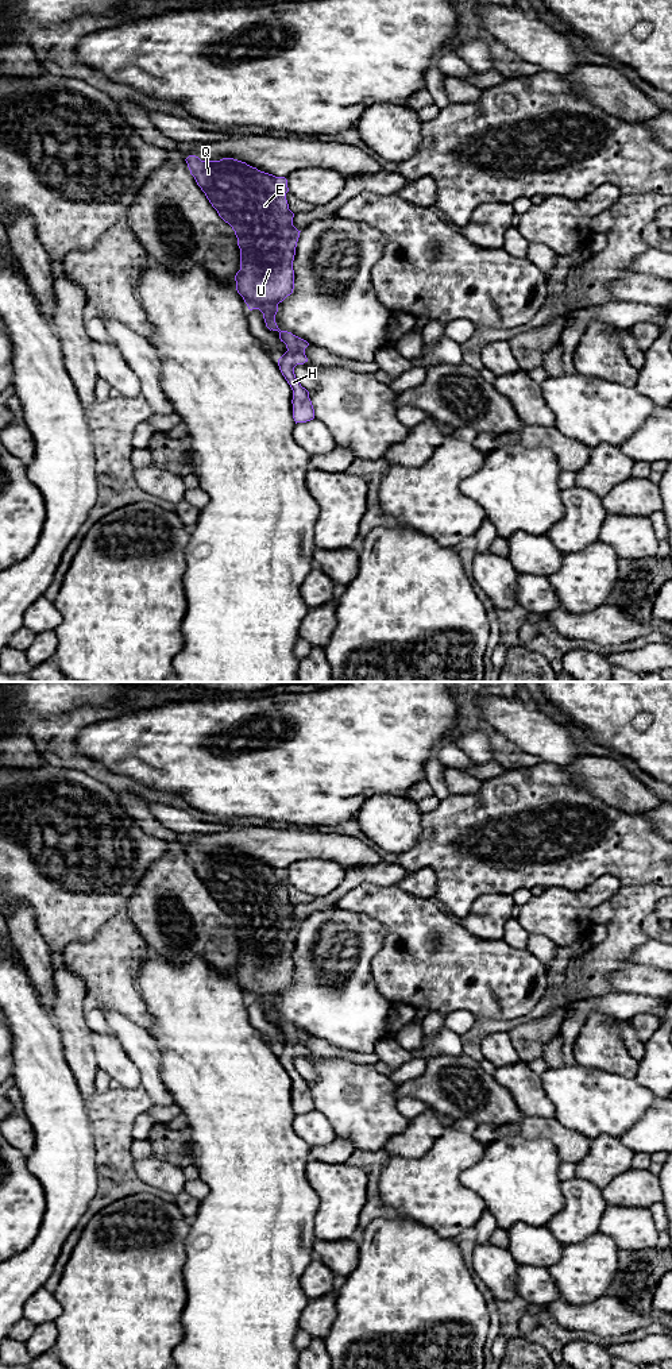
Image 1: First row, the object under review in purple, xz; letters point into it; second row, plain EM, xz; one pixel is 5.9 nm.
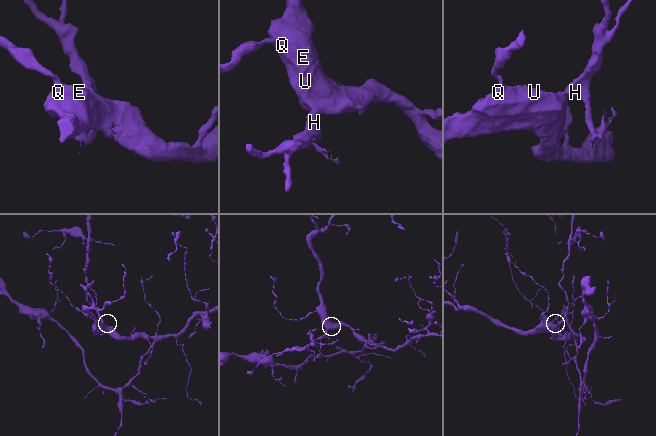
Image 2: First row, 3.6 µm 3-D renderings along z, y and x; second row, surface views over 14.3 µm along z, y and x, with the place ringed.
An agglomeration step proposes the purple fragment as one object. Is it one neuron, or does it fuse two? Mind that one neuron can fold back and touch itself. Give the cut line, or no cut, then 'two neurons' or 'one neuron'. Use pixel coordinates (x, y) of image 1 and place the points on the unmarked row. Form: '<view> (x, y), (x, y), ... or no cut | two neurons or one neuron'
no cut | one neuron

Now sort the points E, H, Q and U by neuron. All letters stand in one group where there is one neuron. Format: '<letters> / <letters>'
E H Q U

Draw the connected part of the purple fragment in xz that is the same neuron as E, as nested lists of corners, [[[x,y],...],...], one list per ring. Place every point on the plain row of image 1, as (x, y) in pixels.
[[[189,847],[185,852],[197,876],[237,929],[237,984],[250,1002],[263,1004],[266,1018],[278,1022],[286,1036],[287,1042],[278,1050],[278,1057],[293,1081],[293,1110],[296,1115],[310,1112],[314,1100],[309,1083],[294,1065],[297,1056],[308,1053],[305,1040],[309,1034],[281,1022],[275,1014],[278,995],[294,980],[293,952],[301,923],[293,917],[294,905],[286,891],[287,871],[233,849],[201,852]]]

